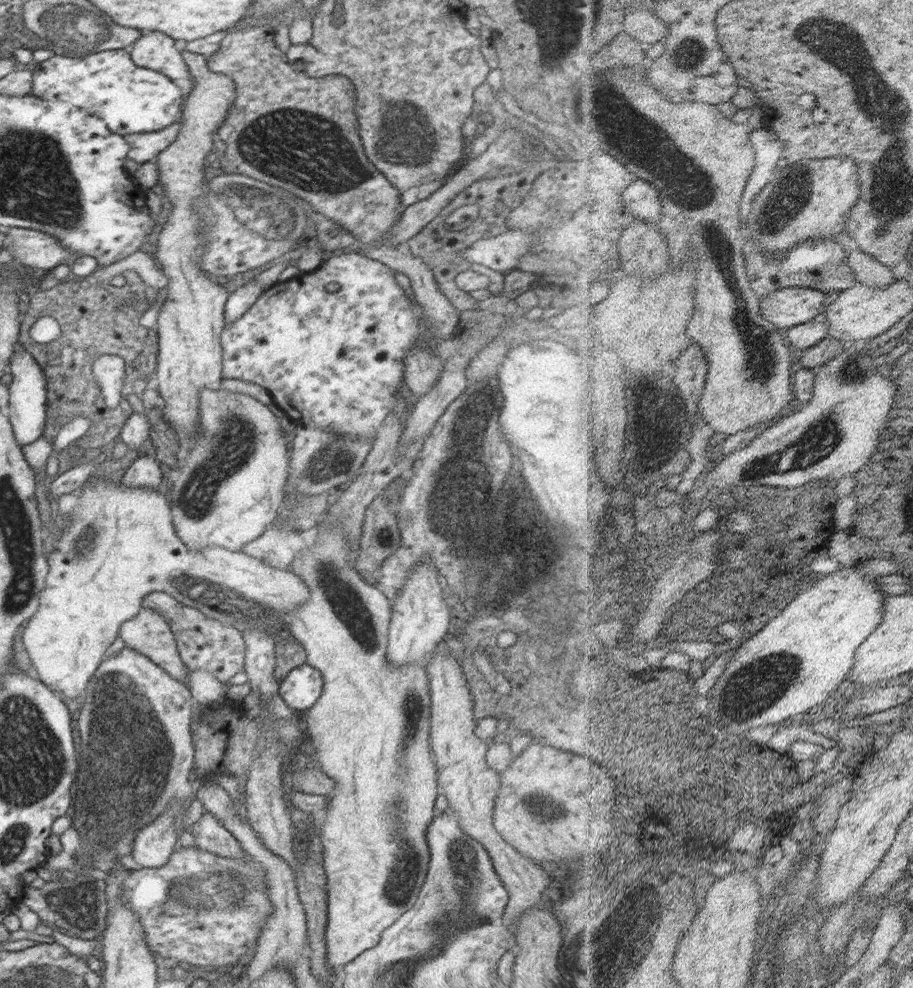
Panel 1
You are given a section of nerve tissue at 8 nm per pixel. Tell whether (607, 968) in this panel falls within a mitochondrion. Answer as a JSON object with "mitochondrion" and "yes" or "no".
{"mitochondrion":"yes"}

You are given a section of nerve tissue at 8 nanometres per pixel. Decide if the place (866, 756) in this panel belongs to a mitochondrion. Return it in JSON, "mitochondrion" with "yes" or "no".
{"mitochondrion":"no"}

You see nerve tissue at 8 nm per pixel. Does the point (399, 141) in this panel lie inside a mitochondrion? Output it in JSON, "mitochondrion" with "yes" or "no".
{"mitochondrion":"yes"}

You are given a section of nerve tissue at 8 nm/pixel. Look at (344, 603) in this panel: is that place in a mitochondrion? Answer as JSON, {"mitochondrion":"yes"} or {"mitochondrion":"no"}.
{"mitochondrion":"yes"}

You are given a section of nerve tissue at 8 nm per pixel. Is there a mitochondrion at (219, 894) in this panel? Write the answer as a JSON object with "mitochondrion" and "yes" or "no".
{"mitochondrion":"yes"}

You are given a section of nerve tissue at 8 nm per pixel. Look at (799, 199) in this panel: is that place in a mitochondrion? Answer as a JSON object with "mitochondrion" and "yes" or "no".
{"mitochondrion":"no"}

